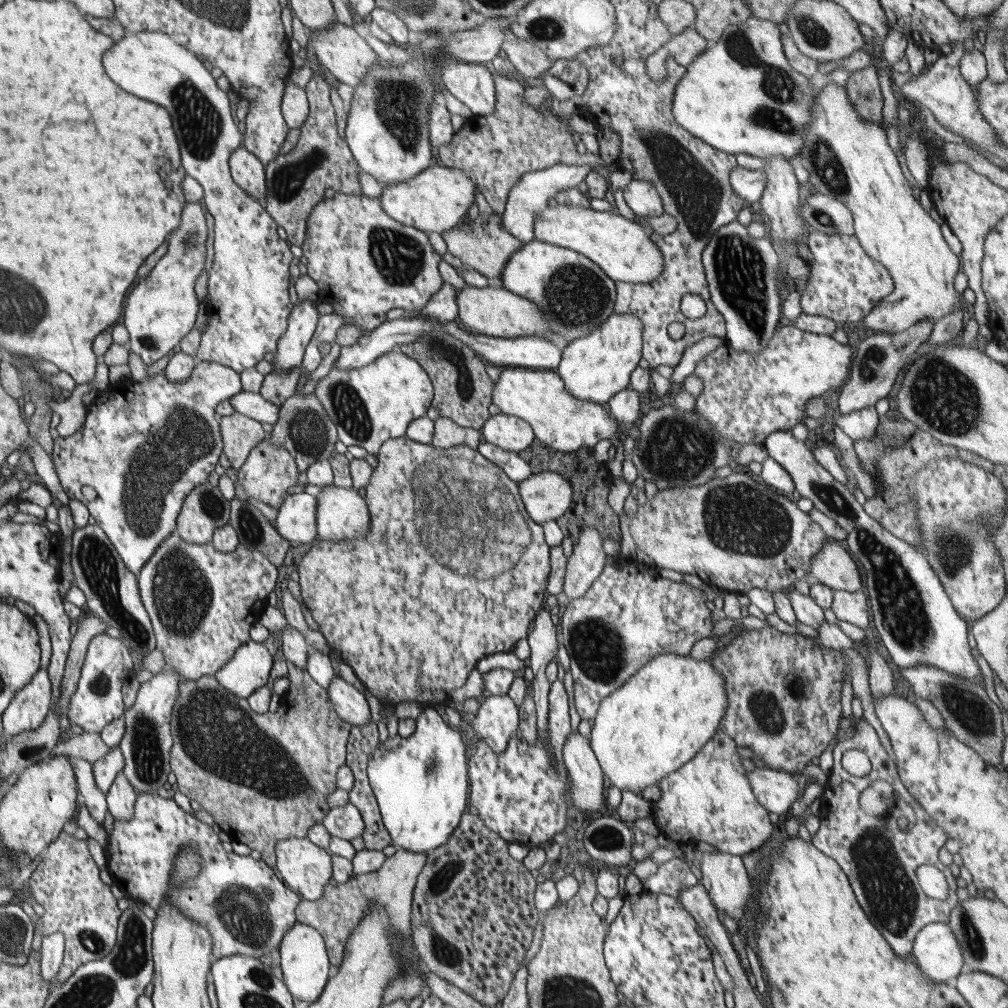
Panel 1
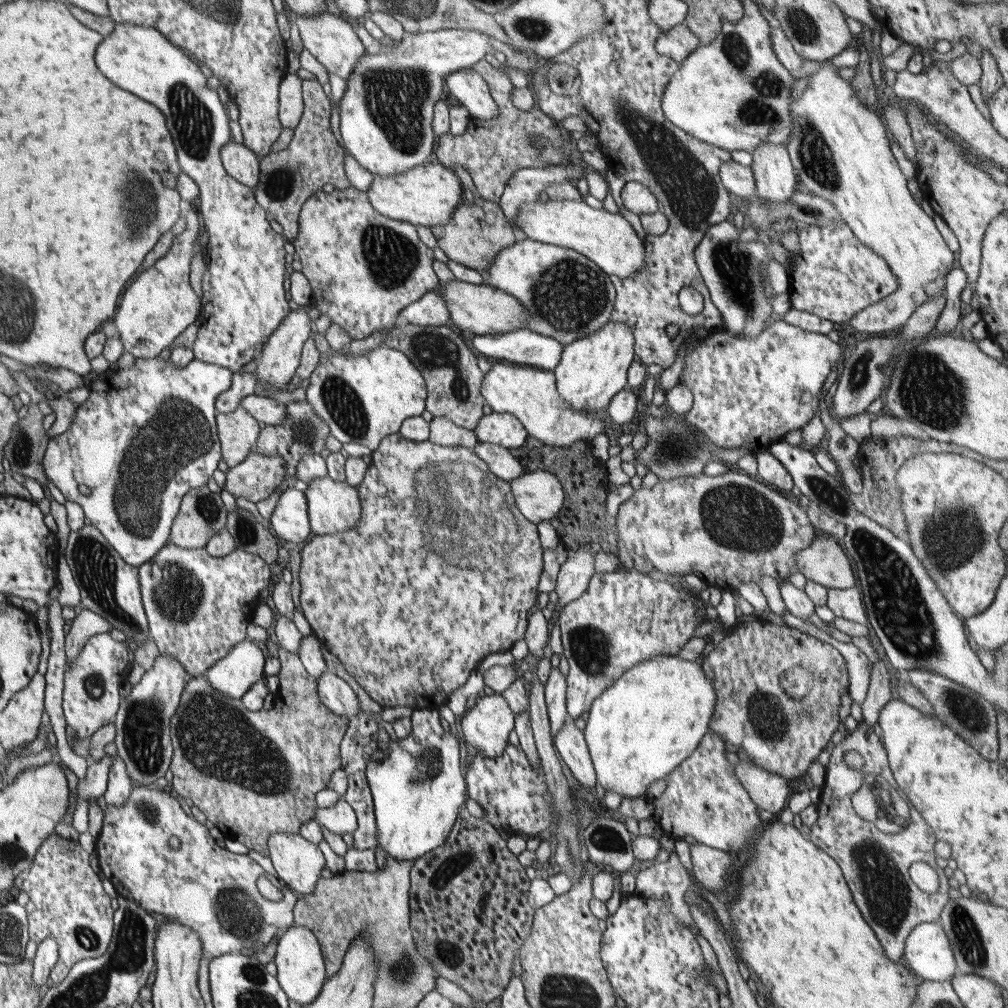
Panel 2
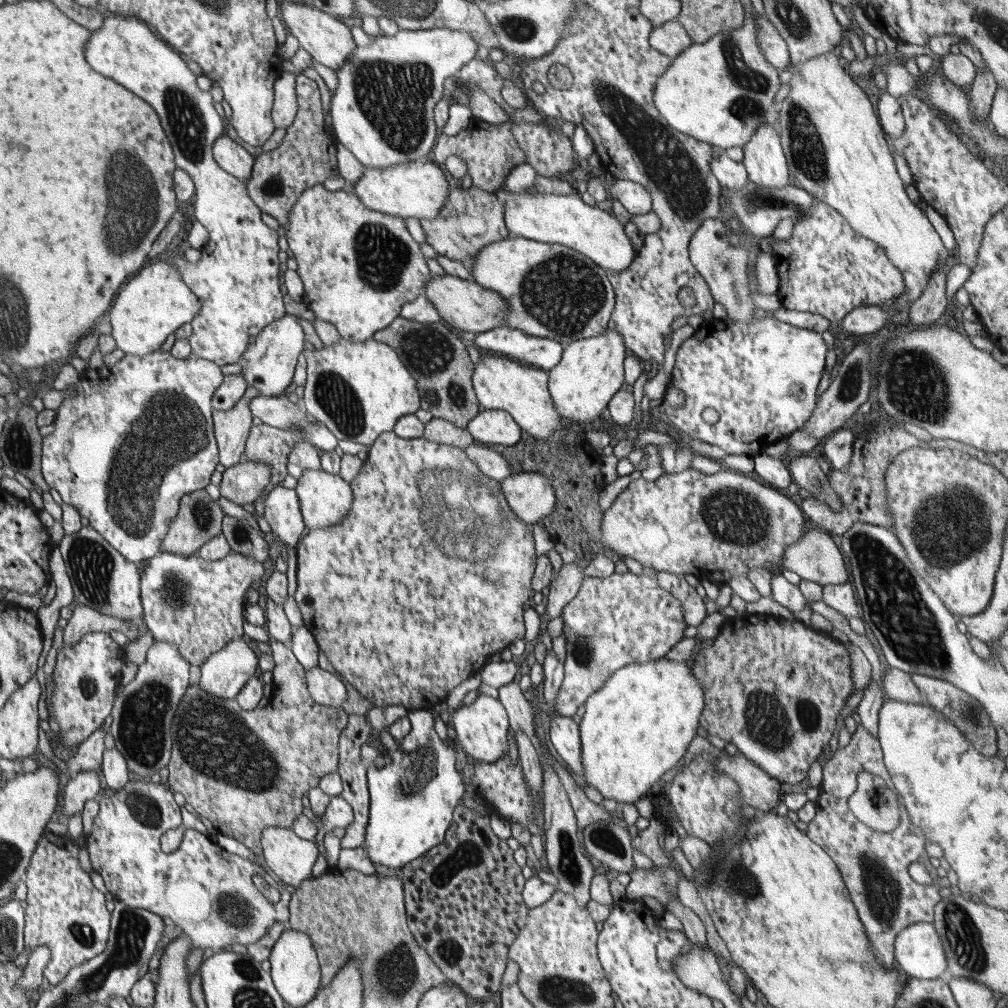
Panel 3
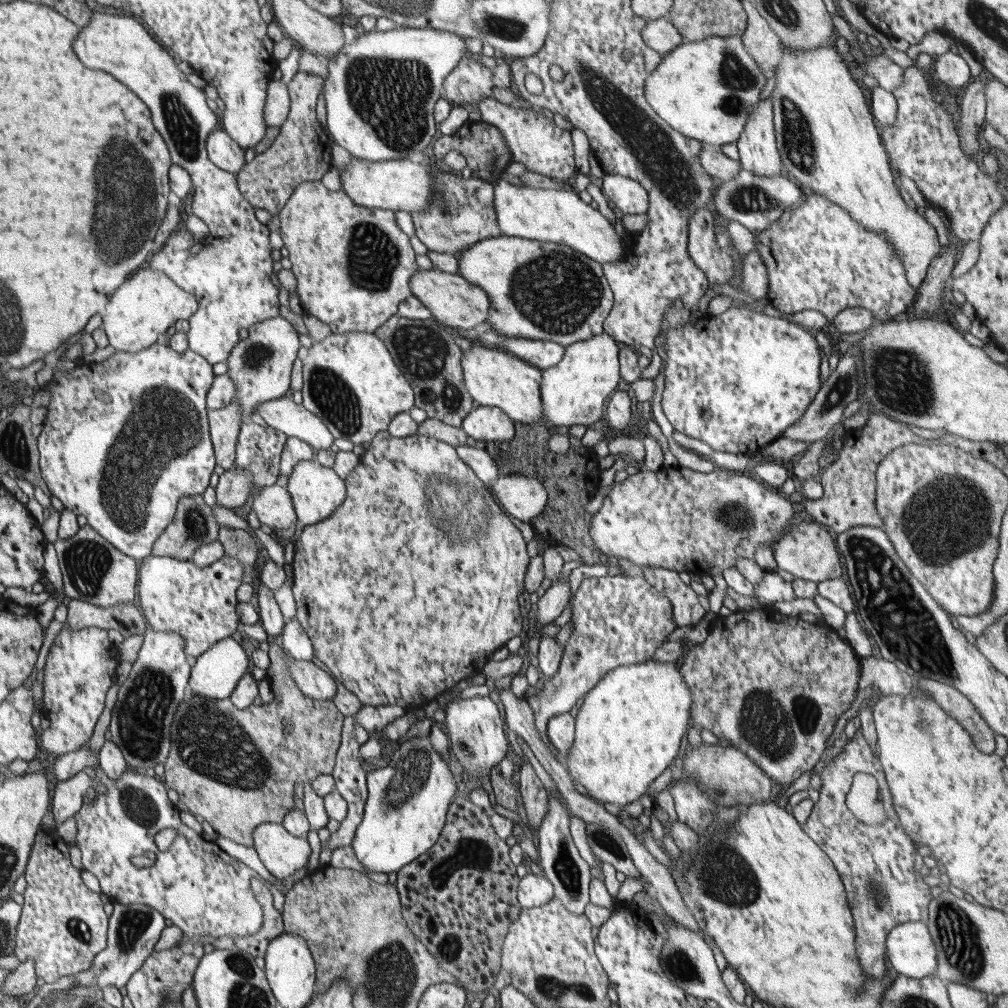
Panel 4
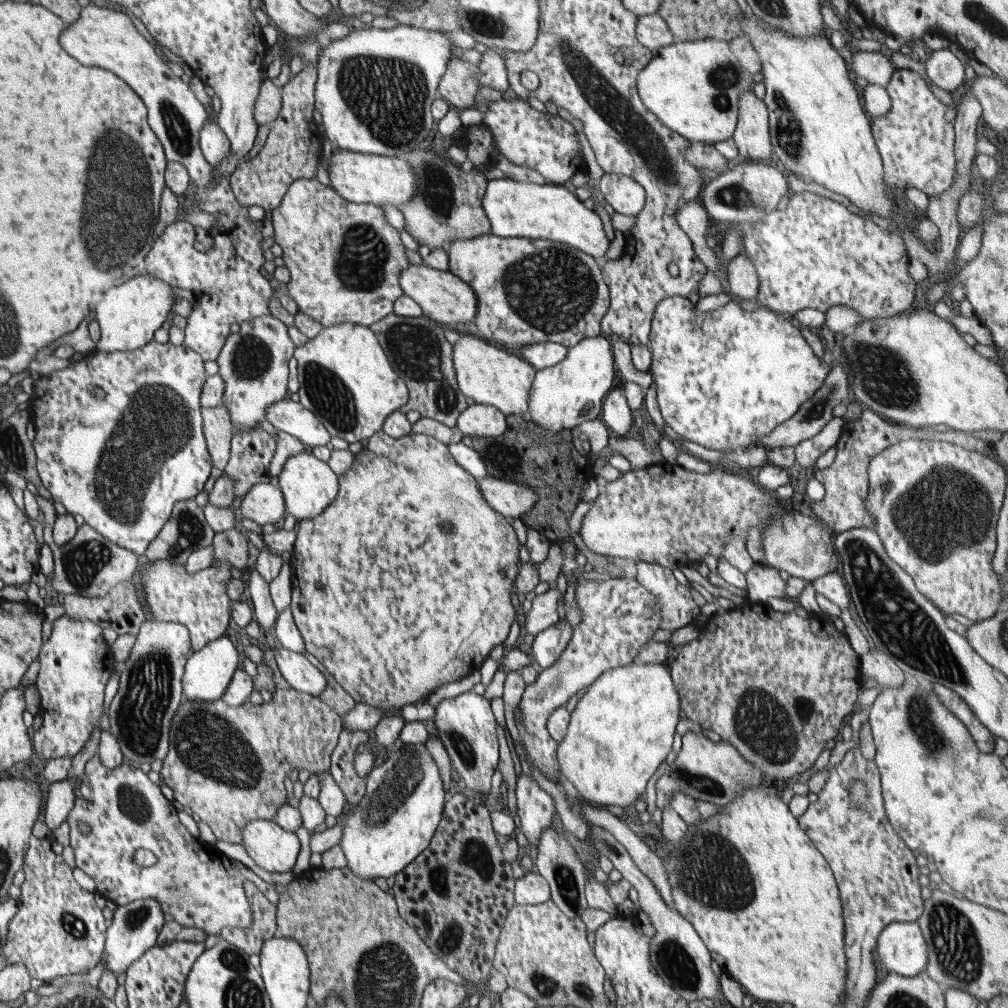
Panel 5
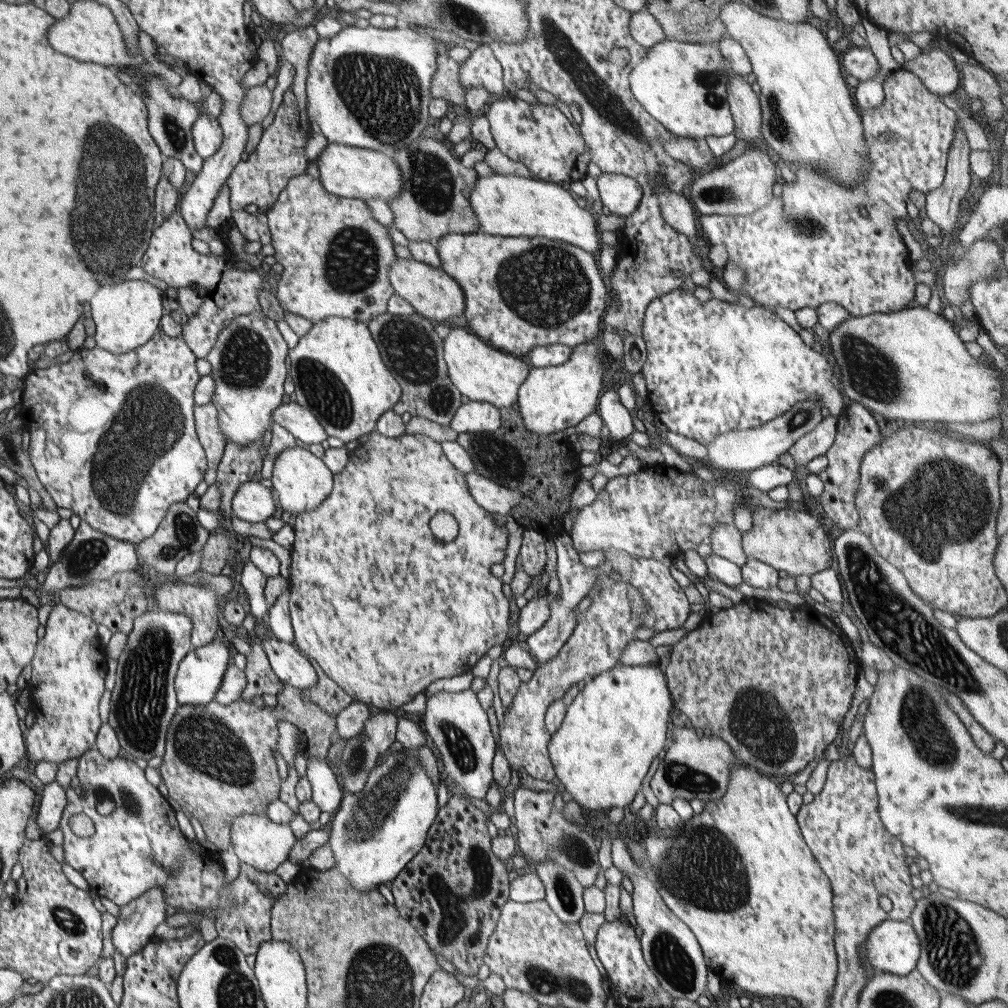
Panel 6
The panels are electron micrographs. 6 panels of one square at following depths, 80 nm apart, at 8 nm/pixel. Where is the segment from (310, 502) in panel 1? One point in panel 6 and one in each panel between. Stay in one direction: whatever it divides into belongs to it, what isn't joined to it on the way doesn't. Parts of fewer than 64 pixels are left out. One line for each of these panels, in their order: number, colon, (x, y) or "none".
2: (290, 521)
3: (282, 511)
4: (273, 505)
5: (264, 503)
6: (254, 502)

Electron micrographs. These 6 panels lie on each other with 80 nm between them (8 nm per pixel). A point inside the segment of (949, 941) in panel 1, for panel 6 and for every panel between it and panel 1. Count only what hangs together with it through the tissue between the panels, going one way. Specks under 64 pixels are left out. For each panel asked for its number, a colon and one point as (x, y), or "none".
2: (928, 953)
3: (919, 951)
4: (910, 950)
5: (901, 949)
6: (893, 947)

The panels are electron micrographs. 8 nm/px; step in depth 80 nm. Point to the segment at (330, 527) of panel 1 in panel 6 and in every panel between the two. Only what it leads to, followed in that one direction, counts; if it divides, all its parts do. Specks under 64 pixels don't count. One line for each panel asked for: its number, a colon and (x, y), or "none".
2: (333, 507)
3: (325, 499)
4: (317, 491)
5: (308, 484)
6: (301, 480)

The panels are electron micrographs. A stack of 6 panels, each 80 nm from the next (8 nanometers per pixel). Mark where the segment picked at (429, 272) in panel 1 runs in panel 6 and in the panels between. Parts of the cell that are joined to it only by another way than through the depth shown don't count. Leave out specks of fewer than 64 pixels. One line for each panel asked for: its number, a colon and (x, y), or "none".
2: (364, 268)
3: (358, 266)
4: (353, 265)
5: (344, 258)
6: (335, 257)

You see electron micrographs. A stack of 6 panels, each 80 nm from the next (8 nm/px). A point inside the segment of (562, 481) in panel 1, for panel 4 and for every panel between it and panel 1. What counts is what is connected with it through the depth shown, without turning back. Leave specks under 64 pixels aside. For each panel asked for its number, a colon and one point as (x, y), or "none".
2: (539, 495)
3: (531, 497)
4: (525, 500)

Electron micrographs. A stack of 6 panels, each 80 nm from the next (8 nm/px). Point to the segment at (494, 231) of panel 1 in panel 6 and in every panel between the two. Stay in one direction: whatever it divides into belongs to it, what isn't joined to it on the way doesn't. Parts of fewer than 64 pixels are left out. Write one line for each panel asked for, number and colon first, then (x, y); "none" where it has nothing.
2: (476, 233)
3: (471, 220)
4: (461, 213)
5: (447, 207)
6: (434, 201)

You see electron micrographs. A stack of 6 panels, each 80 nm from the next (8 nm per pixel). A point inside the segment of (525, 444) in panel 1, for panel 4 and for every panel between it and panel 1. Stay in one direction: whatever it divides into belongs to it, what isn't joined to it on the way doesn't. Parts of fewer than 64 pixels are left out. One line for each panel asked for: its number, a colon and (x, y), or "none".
2: (504, 429)
3: (489, 426)
4: (485, 423)

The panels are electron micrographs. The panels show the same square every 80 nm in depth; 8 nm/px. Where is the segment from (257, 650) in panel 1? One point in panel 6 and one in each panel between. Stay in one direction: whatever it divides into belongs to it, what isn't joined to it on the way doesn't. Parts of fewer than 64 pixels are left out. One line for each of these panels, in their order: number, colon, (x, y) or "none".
2: (235, 674)
3: (224, 674)
4: (216, 673)
5: (207, 673)
6: (200, 674)

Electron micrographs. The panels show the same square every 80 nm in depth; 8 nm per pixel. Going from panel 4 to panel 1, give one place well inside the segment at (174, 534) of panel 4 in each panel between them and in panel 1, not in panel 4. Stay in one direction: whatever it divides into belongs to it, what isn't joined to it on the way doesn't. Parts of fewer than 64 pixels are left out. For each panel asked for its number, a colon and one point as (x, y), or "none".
1: (206, 509)
2: (203, 513)
3: (200, 518)

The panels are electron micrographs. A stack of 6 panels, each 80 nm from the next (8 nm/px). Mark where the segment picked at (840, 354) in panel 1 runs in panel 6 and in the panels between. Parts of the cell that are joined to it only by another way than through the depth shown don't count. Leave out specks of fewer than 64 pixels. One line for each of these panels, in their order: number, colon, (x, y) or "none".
2: (746, 392)
3: (762, 376)
4: (757, 375)
5: (726, 377)
6: (715, 367)

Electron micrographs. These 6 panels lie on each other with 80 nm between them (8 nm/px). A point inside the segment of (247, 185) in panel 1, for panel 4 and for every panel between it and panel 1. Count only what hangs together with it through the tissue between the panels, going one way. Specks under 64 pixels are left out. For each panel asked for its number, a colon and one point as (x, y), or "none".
2: (242, 162)
3: (230, 155)
4: (223, 150)

